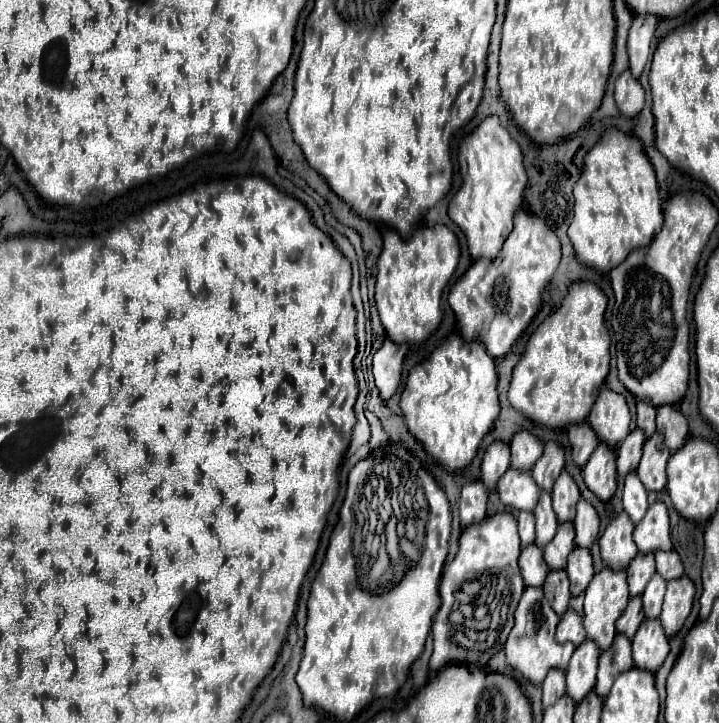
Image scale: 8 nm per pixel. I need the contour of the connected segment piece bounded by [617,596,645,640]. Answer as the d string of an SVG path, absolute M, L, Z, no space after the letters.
M631 598L627 604L627 610L623 612L623 616L617 620L617 632L625 634L629 640L635 636L637 628L641 626L641 620L645 620L643 614L643 602L641 598Z

